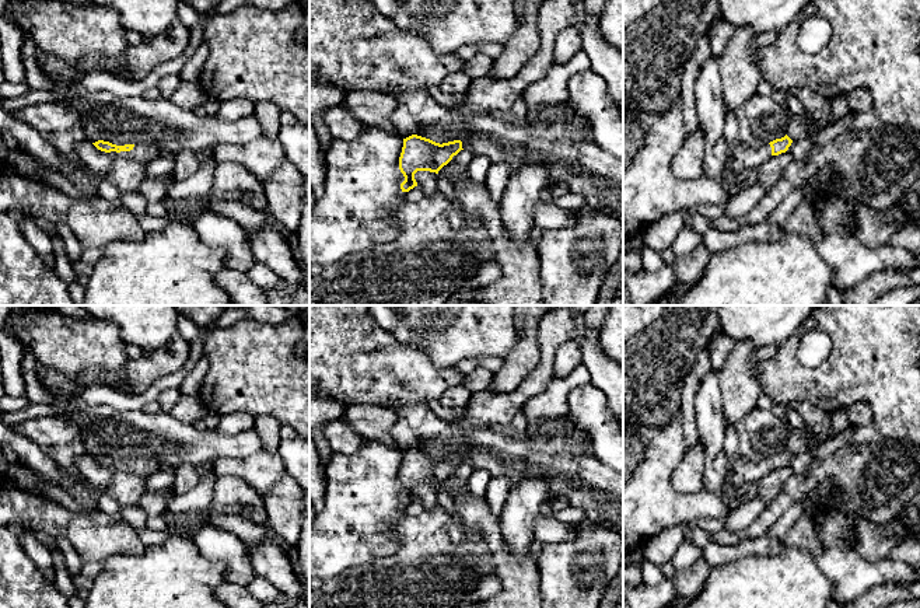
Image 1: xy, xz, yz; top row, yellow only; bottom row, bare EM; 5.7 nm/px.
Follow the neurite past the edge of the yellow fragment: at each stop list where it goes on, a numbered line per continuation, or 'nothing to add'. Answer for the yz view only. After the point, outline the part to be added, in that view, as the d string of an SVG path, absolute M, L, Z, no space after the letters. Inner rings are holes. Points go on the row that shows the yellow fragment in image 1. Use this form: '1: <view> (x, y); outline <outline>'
1: yz (741, 157); outline M741 141L731 146L731 151L727 161L727 168L731 179L737 179L737 177L748 170L758 170L763 163L772 158L772 147L770 144L753 144L748 146Z

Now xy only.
1: xy (144, 153); outline M137 143L130 151L111 151L113 158L127 158L137 163L148 164L160 157L160 148L150 143Z

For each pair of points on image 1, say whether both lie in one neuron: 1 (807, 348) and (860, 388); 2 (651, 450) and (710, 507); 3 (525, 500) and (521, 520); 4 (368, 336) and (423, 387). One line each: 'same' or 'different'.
1: different
2: same
3: same
4: same

